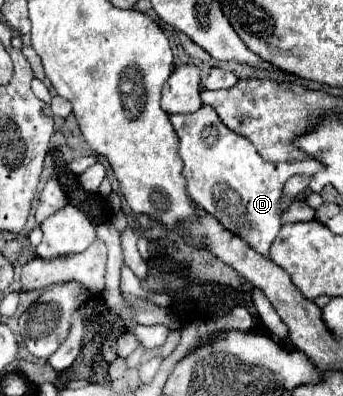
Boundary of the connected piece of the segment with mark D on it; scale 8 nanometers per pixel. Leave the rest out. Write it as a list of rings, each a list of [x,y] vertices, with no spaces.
[[[205,105],[191,115],[171,115],[171,123],[179,137],[179,157],[185,163],[193,203],[213,215],[225,229],[243,237],[251,249],[271,259],[269,247],[283,227],[283,187],[297,173],[317,173],[317,161],[307,157],[293,163],[267,163],[247,137],[225,127],[219,115]]]

